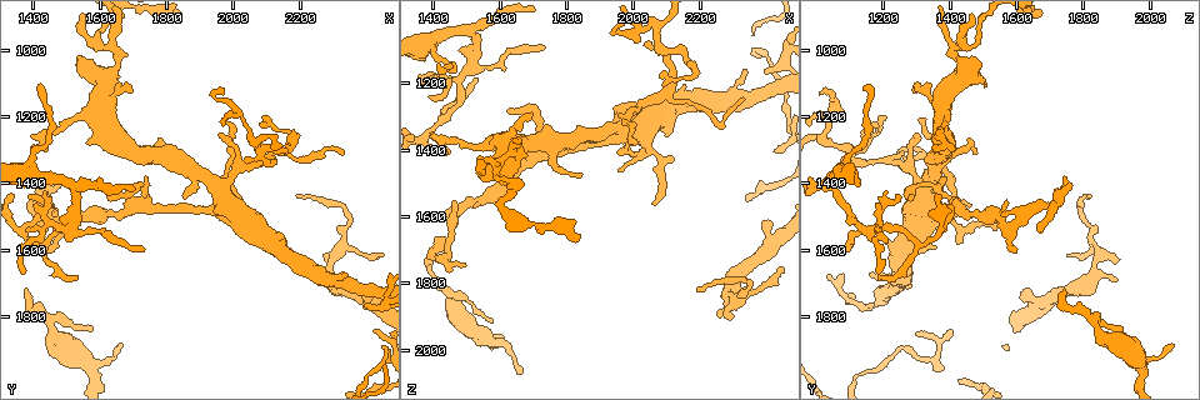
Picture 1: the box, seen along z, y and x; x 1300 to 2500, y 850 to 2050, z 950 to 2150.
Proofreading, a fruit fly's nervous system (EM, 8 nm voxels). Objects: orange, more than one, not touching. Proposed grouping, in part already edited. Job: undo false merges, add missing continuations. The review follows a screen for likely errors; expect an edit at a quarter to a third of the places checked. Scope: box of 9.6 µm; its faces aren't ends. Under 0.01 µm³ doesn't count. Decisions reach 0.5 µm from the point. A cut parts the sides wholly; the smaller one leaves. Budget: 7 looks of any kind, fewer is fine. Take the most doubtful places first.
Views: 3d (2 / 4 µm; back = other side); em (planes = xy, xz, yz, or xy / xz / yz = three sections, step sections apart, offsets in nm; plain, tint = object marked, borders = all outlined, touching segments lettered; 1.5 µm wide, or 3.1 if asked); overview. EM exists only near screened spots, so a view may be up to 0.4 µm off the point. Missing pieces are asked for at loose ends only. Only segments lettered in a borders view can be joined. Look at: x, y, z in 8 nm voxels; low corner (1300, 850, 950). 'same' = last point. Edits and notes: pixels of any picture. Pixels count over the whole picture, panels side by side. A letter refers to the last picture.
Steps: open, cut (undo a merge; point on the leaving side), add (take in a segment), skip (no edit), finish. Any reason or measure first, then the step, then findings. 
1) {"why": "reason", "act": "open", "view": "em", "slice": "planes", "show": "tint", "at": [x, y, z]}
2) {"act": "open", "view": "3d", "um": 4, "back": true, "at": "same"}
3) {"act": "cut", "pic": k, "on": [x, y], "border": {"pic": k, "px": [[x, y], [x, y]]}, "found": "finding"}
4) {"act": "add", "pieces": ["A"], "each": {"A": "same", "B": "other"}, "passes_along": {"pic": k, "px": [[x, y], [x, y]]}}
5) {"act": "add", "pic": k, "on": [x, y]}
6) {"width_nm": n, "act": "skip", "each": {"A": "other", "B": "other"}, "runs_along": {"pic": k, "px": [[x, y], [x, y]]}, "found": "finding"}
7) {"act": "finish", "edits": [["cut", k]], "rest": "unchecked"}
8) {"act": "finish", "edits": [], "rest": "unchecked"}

{"why": "tapers out", "act": "open", "view": "3d", "um": 4, "at": [1450, 1470, 1400]}

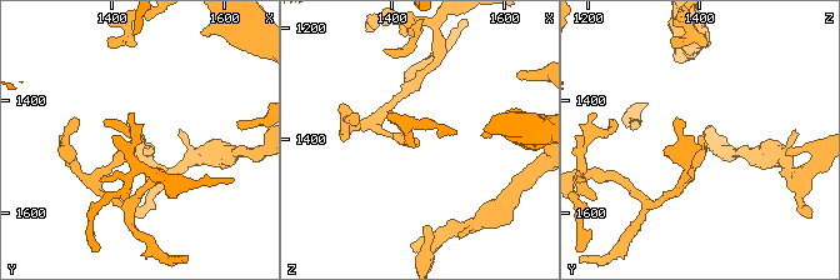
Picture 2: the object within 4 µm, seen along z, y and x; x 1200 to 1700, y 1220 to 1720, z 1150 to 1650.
{"act": "open", "view": "em", "slice": "xy", "step": 8, "show": "tint", "at": [1450, 1470, 1395]}

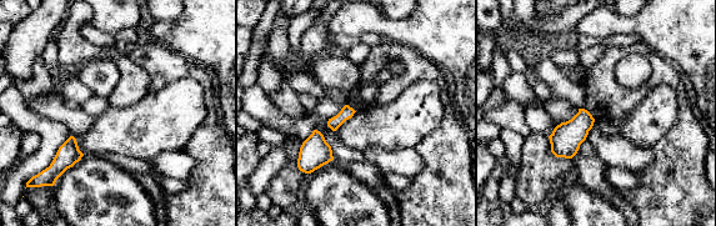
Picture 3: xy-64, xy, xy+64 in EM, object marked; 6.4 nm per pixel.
{"why": "cut it another way", "act": "open", "view": "em", "slice": "planes", "show": "borders", "at": "same"}

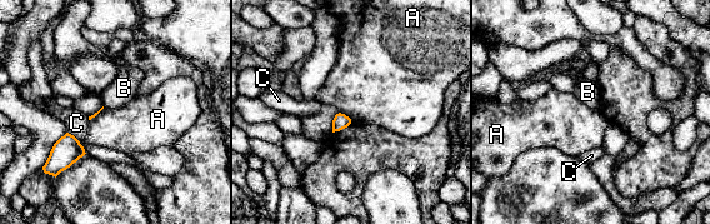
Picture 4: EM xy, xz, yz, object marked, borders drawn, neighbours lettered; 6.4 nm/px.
{"act": "skip", "each": {"A": "other", "B": "other", "C": "other"}, "border": {"pic": 4, "px": [[339, 112], [344, 113], [351, 122]]}, "found": "none of them fits"}

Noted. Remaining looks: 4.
{"why": "abrupt turn", "act": "open", "view": "3d", "um": 4, "at": [1480, 1530, 1180]}

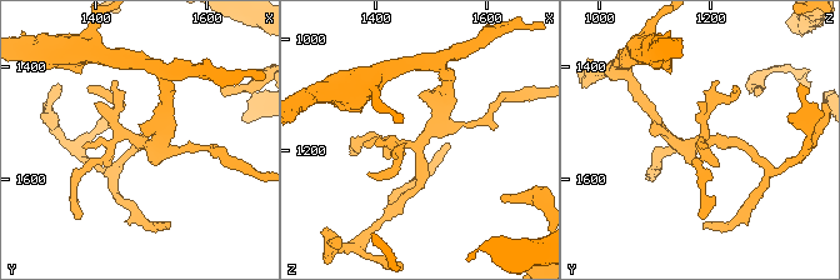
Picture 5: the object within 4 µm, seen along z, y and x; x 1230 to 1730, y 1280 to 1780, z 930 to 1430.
{"why": "shape alone is not enough", "act": "open", "view": "em", "slice": "planes", "show": "borders", "at": [1475, 1530, 1190]}

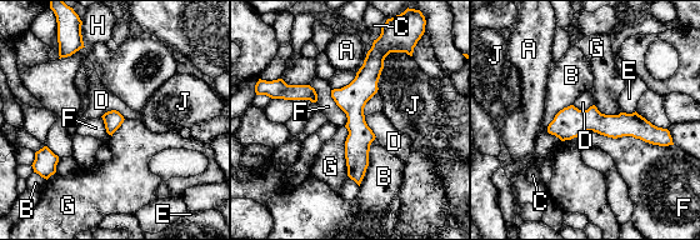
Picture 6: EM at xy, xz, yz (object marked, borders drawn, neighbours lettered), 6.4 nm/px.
{"width_nm": 120, "act": "skip", "each": {"A": "other", "B": "other", "C": "other", "D": "other", "E": "other", "F": "other", "G": "other", "H": "other", "J": "other"}, "runs_along": {"pic": 6, "px": [[384, 31], [356, 94], [356, 173]]}, "found": "continuous, no second neuron"}

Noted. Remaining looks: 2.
{"why": "branch point", "act": "open", "view": "3d", "um": 4, "at": [1450, 1830, 1840]}

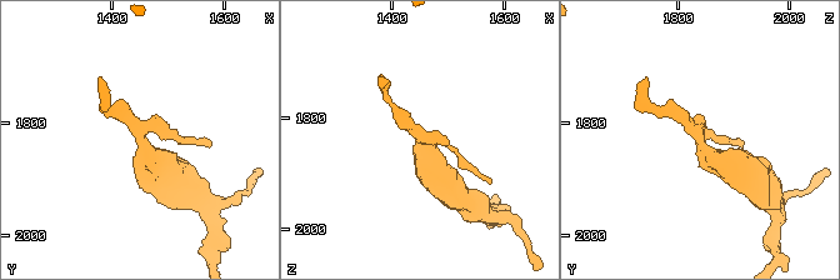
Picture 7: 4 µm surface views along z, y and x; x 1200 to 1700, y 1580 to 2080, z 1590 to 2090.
{"why": "now the EM", "act": "open", "view": "em", "slice": "planes", "show": "borders", "at": [1450, 1820, 1830]}

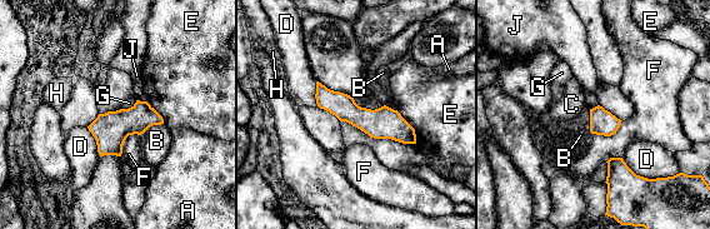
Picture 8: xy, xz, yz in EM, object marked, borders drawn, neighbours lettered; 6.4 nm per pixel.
{"act": "skip", "each": {"A": "other", "B": "other", "C": "other", "D": "other", "E": "other", "F": "other", "G": "other", "H": "other", "J": "other"}, "runs_along": {"pic": 8, "px": [[319, 86], [413, 140]]}, "found": "one neuron here"}

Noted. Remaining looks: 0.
{"act": "finish", "edits": [], "rest": "unchecked"}

